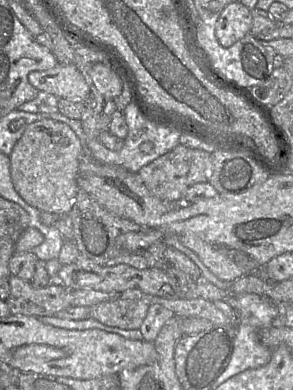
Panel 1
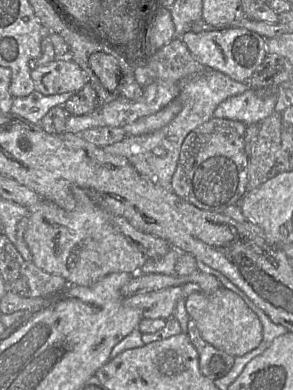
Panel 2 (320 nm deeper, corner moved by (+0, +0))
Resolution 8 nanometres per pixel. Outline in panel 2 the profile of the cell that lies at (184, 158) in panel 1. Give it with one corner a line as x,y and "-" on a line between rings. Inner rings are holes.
212,117
191,131
181,145
177,168
171,180
173,192
203,210
222,212
229,205
239,205
248,183
246,128
247,125
239,121

